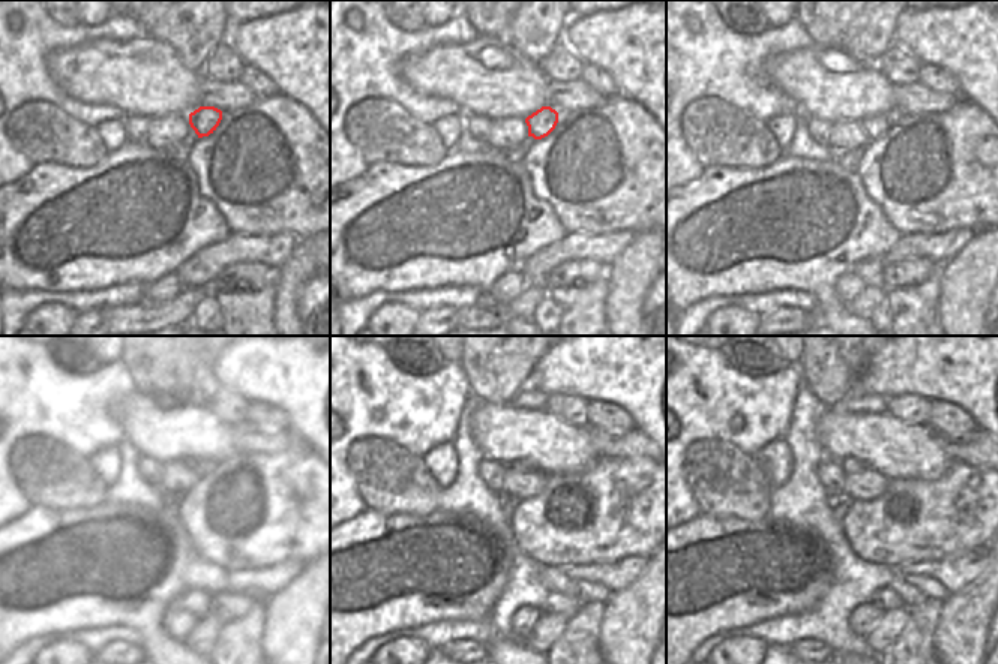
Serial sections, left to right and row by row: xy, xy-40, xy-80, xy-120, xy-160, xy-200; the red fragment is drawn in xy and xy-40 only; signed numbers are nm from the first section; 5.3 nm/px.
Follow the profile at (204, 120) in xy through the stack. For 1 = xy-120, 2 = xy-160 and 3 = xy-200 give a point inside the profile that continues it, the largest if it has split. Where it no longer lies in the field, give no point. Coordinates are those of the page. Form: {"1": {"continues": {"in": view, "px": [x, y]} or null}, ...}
{"1": {"continues": {"in": "xy-120", "px": [200, 466]}}, "2": {"continues": {"in": "xy-160", "px": [518, 465]}}, "3": {"continues": {"in": "xy-200", "px": [850, 465]}}}

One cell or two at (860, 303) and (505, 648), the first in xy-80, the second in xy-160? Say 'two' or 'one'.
two

